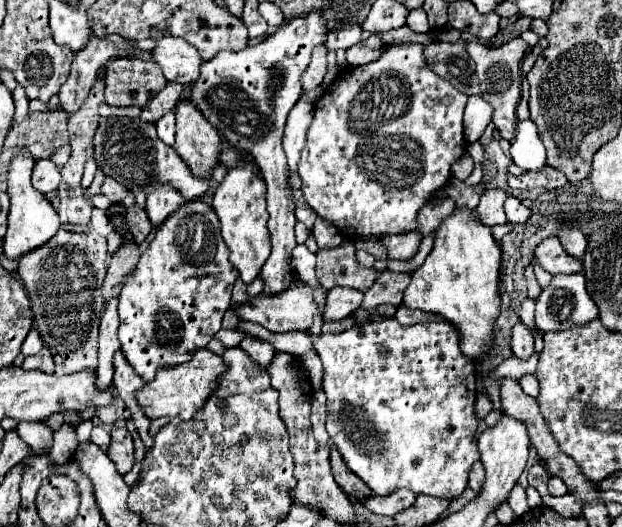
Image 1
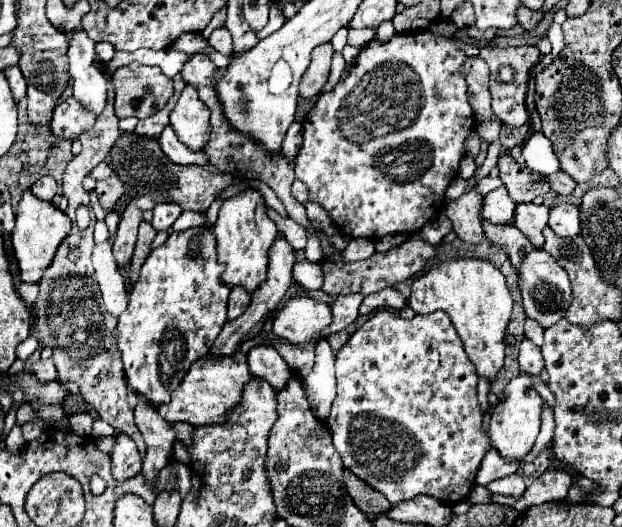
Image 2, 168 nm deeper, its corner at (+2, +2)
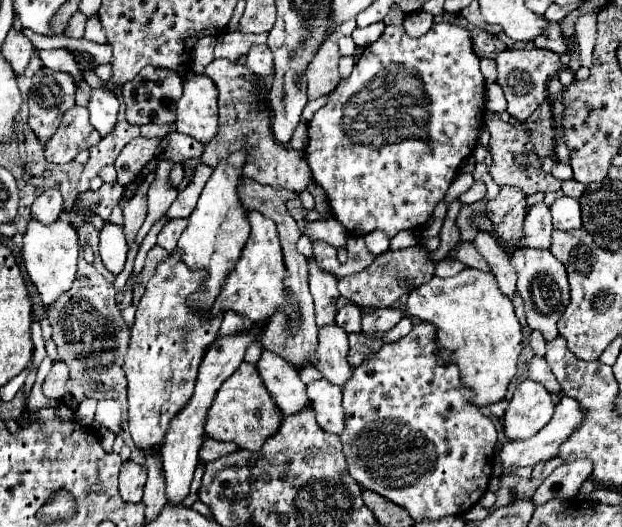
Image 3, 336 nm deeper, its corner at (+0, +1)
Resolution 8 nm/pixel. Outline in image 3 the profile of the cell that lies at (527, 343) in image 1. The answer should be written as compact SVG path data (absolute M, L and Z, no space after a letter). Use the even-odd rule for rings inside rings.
M533 357L533 361L529 363L529 375L533 381L539 381L541 385L545 385L545 389L553 395L559 395L563 397L563 391L561 391L561 385L557 383L553 371L549 369L547 361L543 357Z

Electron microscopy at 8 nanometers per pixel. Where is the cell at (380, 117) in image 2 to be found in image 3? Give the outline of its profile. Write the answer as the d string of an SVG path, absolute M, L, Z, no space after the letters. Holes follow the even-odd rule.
M433 23L433 27L419 39L413 39L405 33L405 29L399 27L385 27L383 35L367 45L359 57L359 61L353 67L353 73L343 79L337 89L327 97L327 103L313 115L309 123L309 145L305 149L307 163L313 171L313 179L323 187L327 193L333 217L345 225L349 235L353 237L363 237L371 231L383 231L389 237L395 237L401 229L421 229L433 215L435 205L445 197L449 185L453 183L461 163L473 153L477 145L477 135L483 127L483 115L485 115L485 79L479 69L479 57L473 51L471 43L471 33L469 29L461 25L451 25L451 23Z

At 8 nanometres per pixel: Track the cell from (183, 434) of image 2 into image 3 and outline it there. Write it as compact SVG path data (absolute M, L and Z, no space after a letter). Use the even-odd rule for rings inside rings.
M206 437L206 446L200 448L199 458L207 463L231 454L237 451L237 449L235 443L214 441L213 439Z

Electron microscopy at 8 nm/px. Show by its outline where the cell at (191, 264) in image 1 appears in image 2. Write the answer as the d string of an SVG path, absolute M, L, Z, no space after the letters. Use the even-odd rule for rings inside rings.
M197 226L183 232L171 232L167 242L155 248L145 264L141 266L139 280L133 284L129 292L129 306L119 316L119 350L123 358L123 370L129 386L143 394L151 404L169 402L169 392L177 388L177 384L187 374L191 362L205 356L211 348L211 342L217 338L219 330L227 322L227 298L229 286L221 282L223 264L217 262L217 246L215 234L209 226Z

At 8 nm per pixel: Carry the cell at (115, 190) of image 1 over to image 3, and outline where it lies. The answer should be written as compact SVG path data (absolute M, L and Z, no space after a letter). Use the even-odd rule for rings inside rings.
M117 181L103 183L101 189L97 189L97 191L85 191L81 195L77 195L73 209L97 213L101 219L107 219L111 215L111 209L119 203L121 195L123 195L123 187Z

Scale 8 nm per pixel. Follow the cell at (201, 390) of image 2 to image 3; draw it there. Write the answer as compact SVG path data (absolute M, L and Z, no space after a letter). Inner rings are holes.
M243 361L241 367L217 391L213 407L209 409L205 433L215 441L231 441L239 445L239 449L259 451L265 439L277 433L277 427L281 427L281 419L283 415L277 403L273 403L273 397L269 395L269 391L265 391L265 385L261 383L257 367Z

